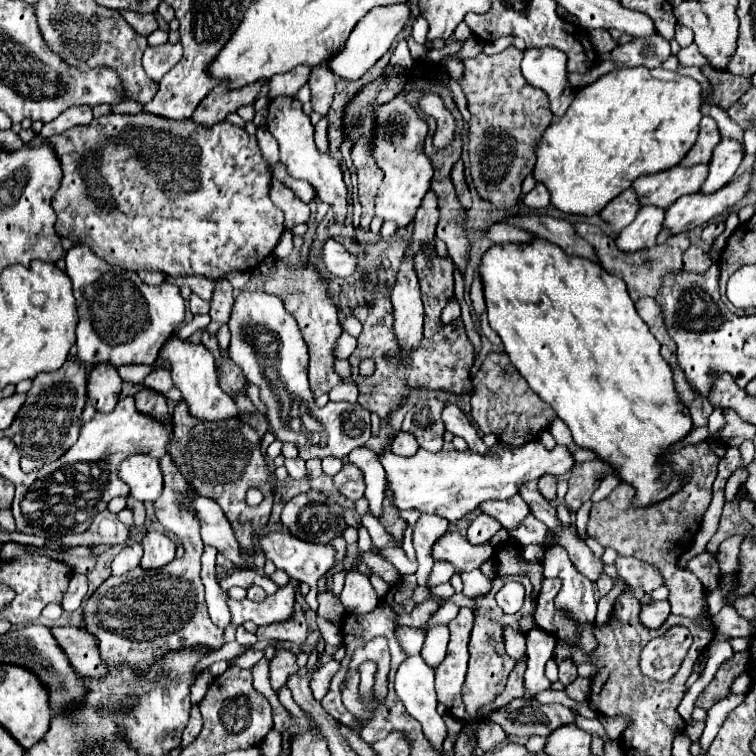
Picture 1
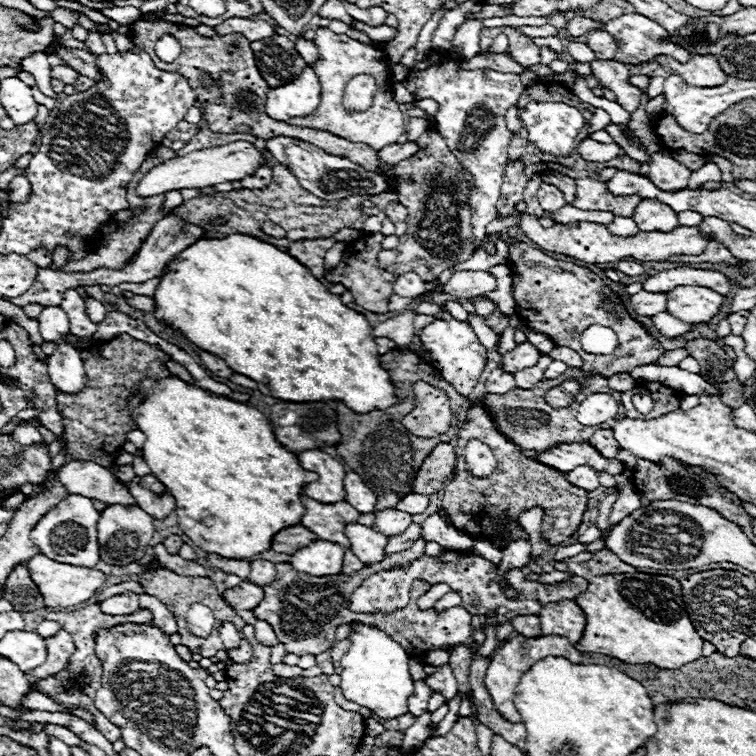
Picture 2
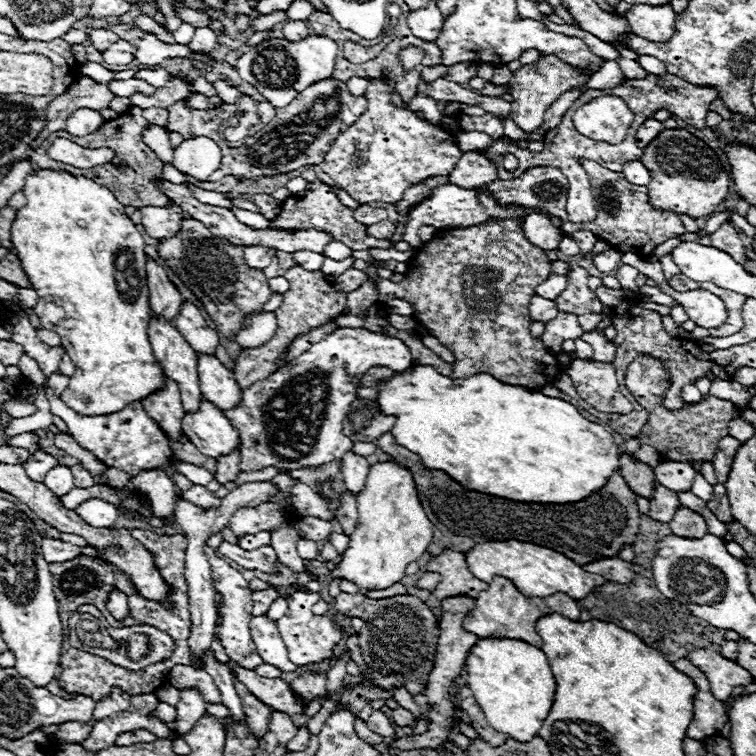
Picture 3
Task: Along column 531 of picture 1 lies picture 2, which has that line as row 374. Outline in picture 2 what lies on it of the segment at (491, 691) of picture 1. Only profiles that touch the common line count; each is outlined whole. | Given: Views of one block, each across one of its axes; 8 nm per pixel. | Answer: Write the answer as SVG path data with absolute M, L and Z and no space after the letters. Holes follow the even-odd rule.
M518 240L510 242L508 260L512 270L512 298L518 306L518 316L528 324L532 332L548 336L558 346L568 346L576 350L584 358L581 369L586 378L610 378L618 372L632 372L636 366L658 362L658 358L666 352L662 344L654 340L650 332L628 314L620 296L612 292L610 286L606 286L604 280L596 276L592 270L578 266L574 262L554 260L544 252ZM592 324L600 324L616 332L618 346L612 354L600 356L582 350L578 338Z

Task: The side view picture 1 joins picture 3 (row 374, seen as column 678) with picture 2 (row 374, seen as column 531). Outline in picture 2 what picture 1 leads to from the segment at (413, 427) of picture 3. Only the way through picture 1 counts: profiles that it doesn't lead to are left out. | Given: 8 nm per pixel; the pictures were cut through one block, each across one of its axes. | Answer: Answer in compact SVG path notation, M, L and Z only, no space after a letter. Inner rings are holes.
M232 234L228 238L199 239L188 250L182 250L178 256L174 256L174 260L170 260L168 266L164 266L162 276L160 276L160 284L158 284L156 294L152 298L154 298L154 304L156 304L154 316L160 322L164 322L166 326L182 332L188 340L192 340L192 344L200 346L202 350L212 352L212 354L220 356L222 360L226 360L226 364L234 372L244 374L250 380L257 382L258 390L265 395L272 396L272 398L280 398L280 400L286 400L286 402L338 400L338 402L344 402L348 408L352 408L354 412L360 412L360 414L370 412L374 408L388 408L388 406L392 406L396 402L394 400L394 388L392 388L390 376L378 364L380 354L376 350L376 342L372 338L372 328L368 326L368 320L362 314L358 314L358 312L350 310L348 306L344 306L342 300L340 300L340 296L328 292L326 286L322 282L318 282L312 276L312 272L308 268L304 268L296 258L288 256L286 252L282 252L276 246L266 244L266 242L258 240L258 238L244 236L244 234Z

